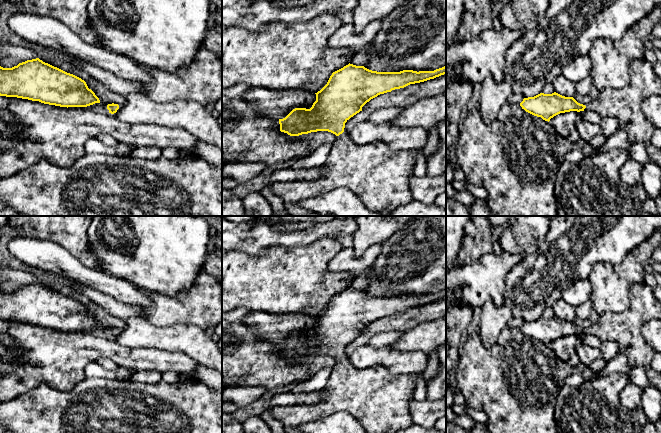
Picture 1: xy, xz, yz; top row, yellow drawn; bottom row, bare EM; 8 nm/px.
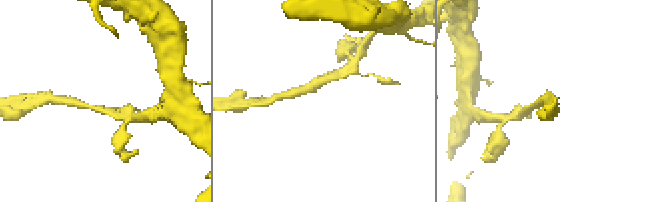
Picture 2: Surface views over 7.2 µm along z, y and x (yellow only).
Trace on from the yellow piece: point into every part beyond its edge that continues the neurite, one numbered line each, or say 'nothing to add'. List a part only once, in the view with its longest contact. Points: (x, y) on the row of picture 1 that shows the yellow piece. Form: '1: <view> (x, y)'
1: xz (378, 175)

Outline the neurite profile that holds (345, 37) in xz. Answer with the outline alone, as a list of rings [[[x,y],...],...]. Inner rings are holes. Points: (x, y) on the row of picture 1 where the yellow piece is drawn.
[[[383,19],[375,20],[361,32],[356,32],[353,24],[342,25],[330,36],[328,45],[332,48],[350,48],[358,52],[373,41],[382,22]]]

